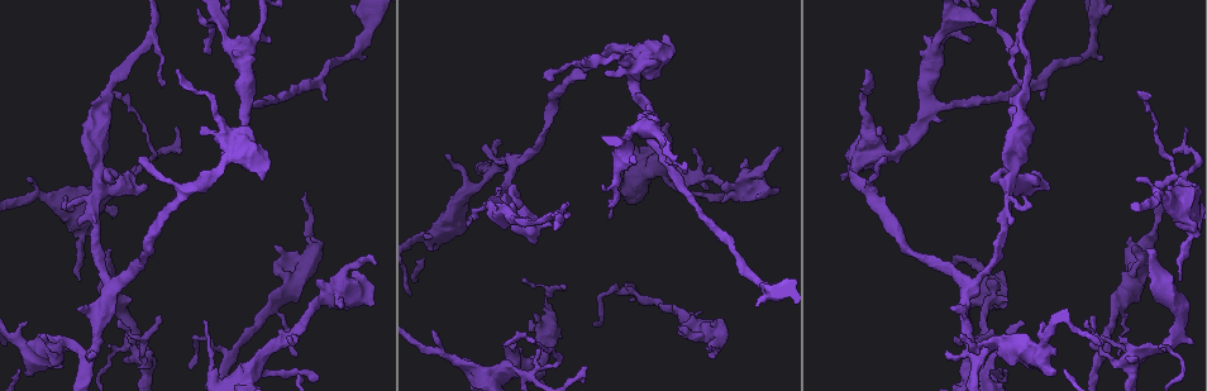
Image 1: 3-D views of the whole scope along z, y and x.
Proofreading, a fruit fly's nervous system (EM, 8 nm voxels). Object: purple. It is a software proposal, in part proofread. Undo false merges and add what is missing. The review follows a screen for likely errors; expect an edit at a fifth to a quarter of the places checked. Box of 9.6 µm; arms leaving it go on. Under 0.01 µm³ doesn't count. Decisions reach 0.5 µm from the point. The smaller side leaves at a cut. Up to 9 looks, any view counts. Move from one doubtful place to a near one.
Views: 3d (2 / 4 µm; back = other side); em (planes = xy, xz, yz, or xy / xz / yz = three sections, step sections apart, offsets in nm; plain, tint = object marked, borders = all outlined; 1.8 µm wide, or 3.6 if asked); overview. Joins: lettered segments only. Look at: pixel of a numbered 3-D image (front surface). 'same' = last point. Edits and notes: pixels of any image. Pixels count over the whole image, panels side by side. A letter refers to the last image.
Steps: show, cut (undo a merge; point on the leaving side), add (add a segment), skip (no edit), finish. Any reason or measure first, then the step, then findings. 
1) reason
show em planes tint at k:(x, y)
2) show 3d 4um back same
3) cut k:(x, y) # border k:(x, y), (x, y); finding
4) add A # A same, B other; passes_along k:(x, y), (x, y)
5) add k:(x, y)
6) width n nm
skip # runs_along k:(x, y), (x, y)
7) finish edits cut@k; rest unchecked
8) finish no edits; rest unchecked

three arms meet
show em planes borders at 1:(631, 293)

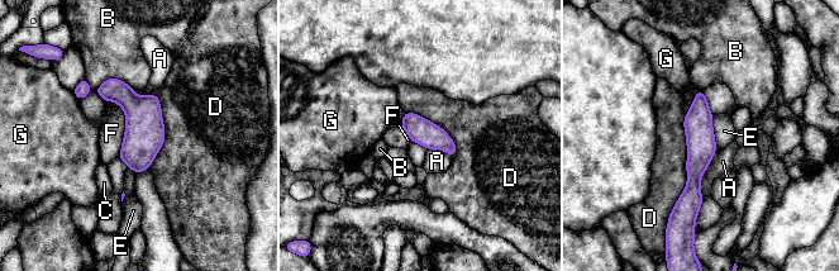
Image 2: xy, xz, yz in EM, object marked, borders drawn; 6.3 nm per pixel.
skip # A other, B other, C other, D other, E other, F other, G other; runs_along 2:(700, 94), (699, 158), (690, 209); continuous, no second neuron

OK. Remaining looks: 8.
an open end
show em planes borders at 1:(174, 128)

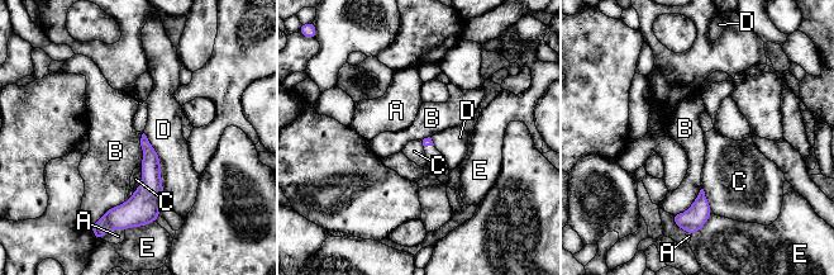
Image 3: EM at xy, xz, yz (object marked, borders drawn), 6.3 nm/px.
skip # A other, B other, C other, D other, E other; border 3:(134, 191), (99, 218); none of them fits

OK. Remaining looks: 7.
an open end
show 3d 4um at 1:(306, 191)

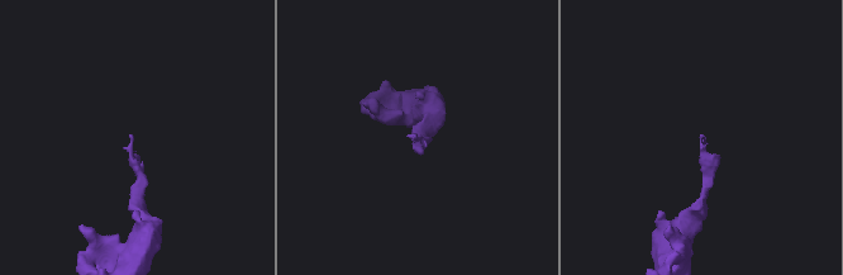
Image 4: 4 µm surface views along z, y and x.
shape alone is not enough
show em planes borders at 4:(701, 136)

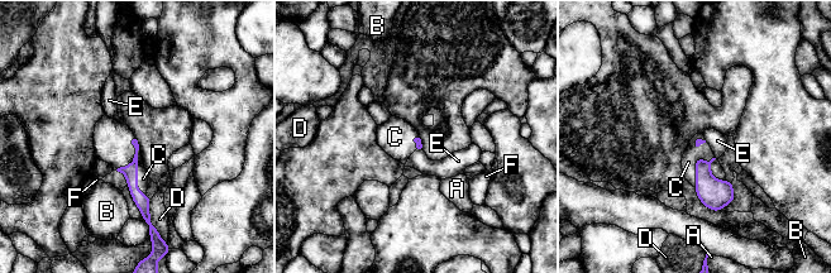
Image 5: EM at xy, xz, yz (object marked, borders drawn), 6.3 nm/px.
add C # A other, B other, C same, D other, E other, F other; passes_along 5:(142, 201), (137, 167), (143, 178); the neuron continues

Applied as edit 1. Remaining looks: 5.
thick turns thin
show em planes plain at 1:(100, 194)

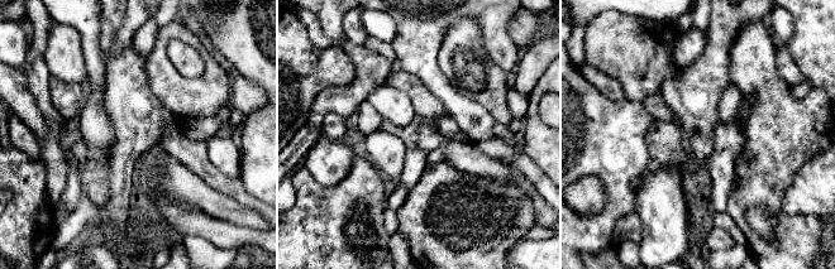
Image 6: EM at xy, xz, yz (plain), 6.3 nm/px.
with the object marked
show em planes tint same

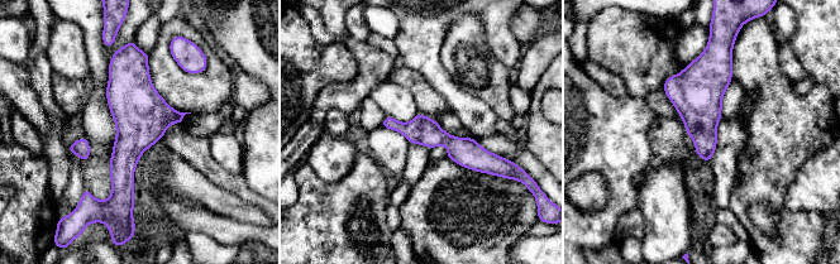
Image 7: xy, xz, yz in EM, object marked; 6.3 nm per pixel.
show em planes borders same

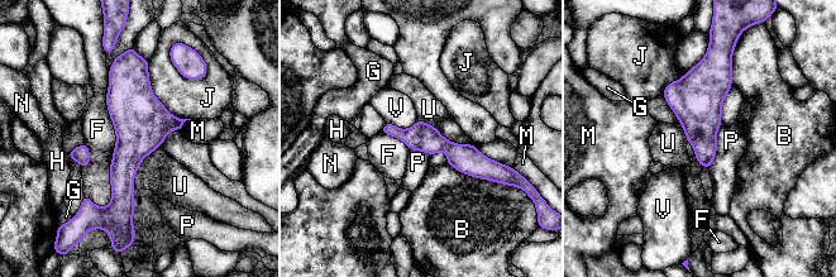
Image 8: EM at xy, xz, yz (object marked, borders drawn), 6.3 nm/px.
skip # B other, F other, G other, H other, J other, M other, N other, P other, U other, V other; runs_along 8:(132, 63), (124, 214); continuous, no second neuron

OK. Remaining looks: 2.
finish edits add@5; rest unchecked

